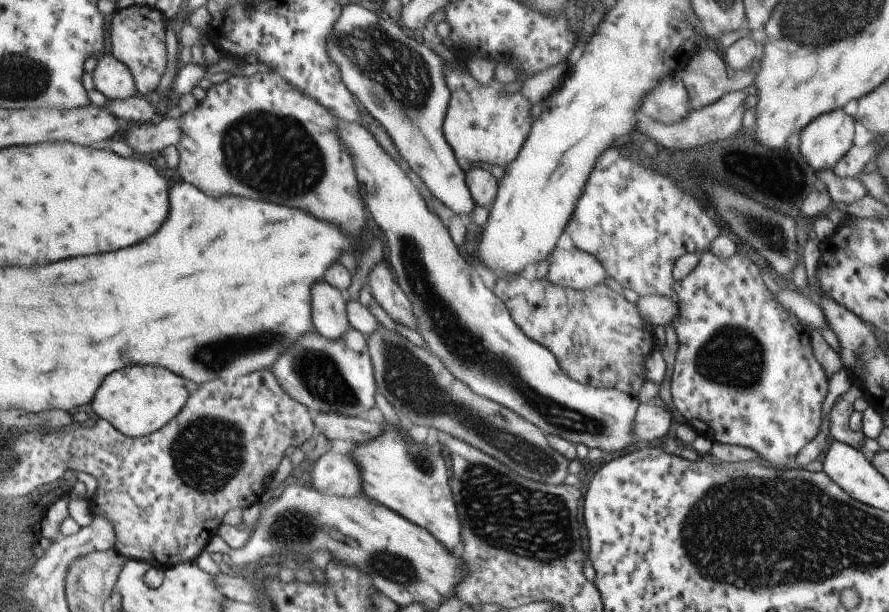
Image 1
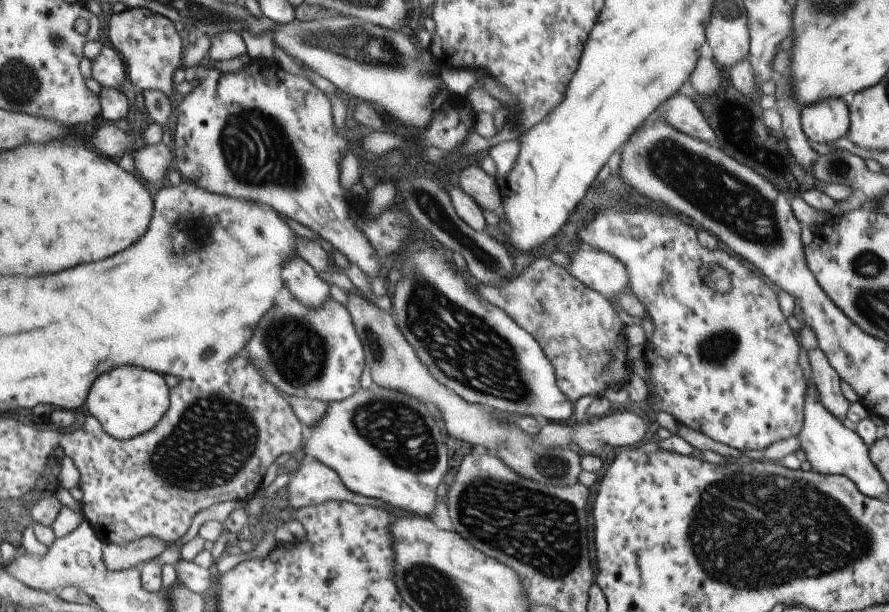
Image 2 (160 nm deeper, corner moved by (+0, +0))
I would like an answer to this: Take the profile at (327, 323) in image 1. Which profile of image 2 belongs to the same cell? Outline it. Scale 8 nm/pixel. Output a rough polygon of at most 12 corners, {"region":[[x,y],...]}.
{"region":[[293,257],[281,268],[285,288],[306,307],[329,297],[328,284]]}

